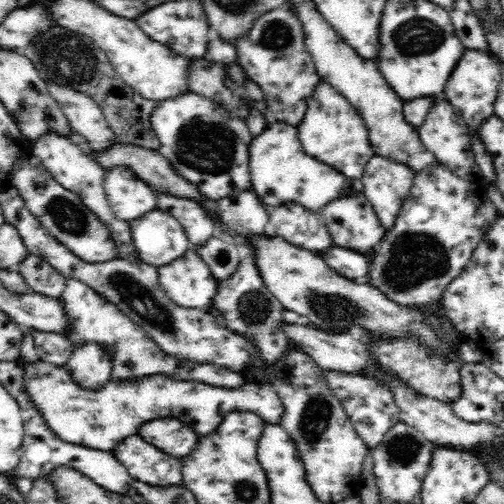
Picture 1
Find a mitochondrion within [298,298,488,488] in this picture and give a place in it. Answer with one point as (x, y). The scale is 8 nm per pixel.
(403, 448)

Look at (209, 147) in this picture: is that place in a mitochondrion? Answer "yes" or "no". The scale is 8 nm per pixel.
yes

